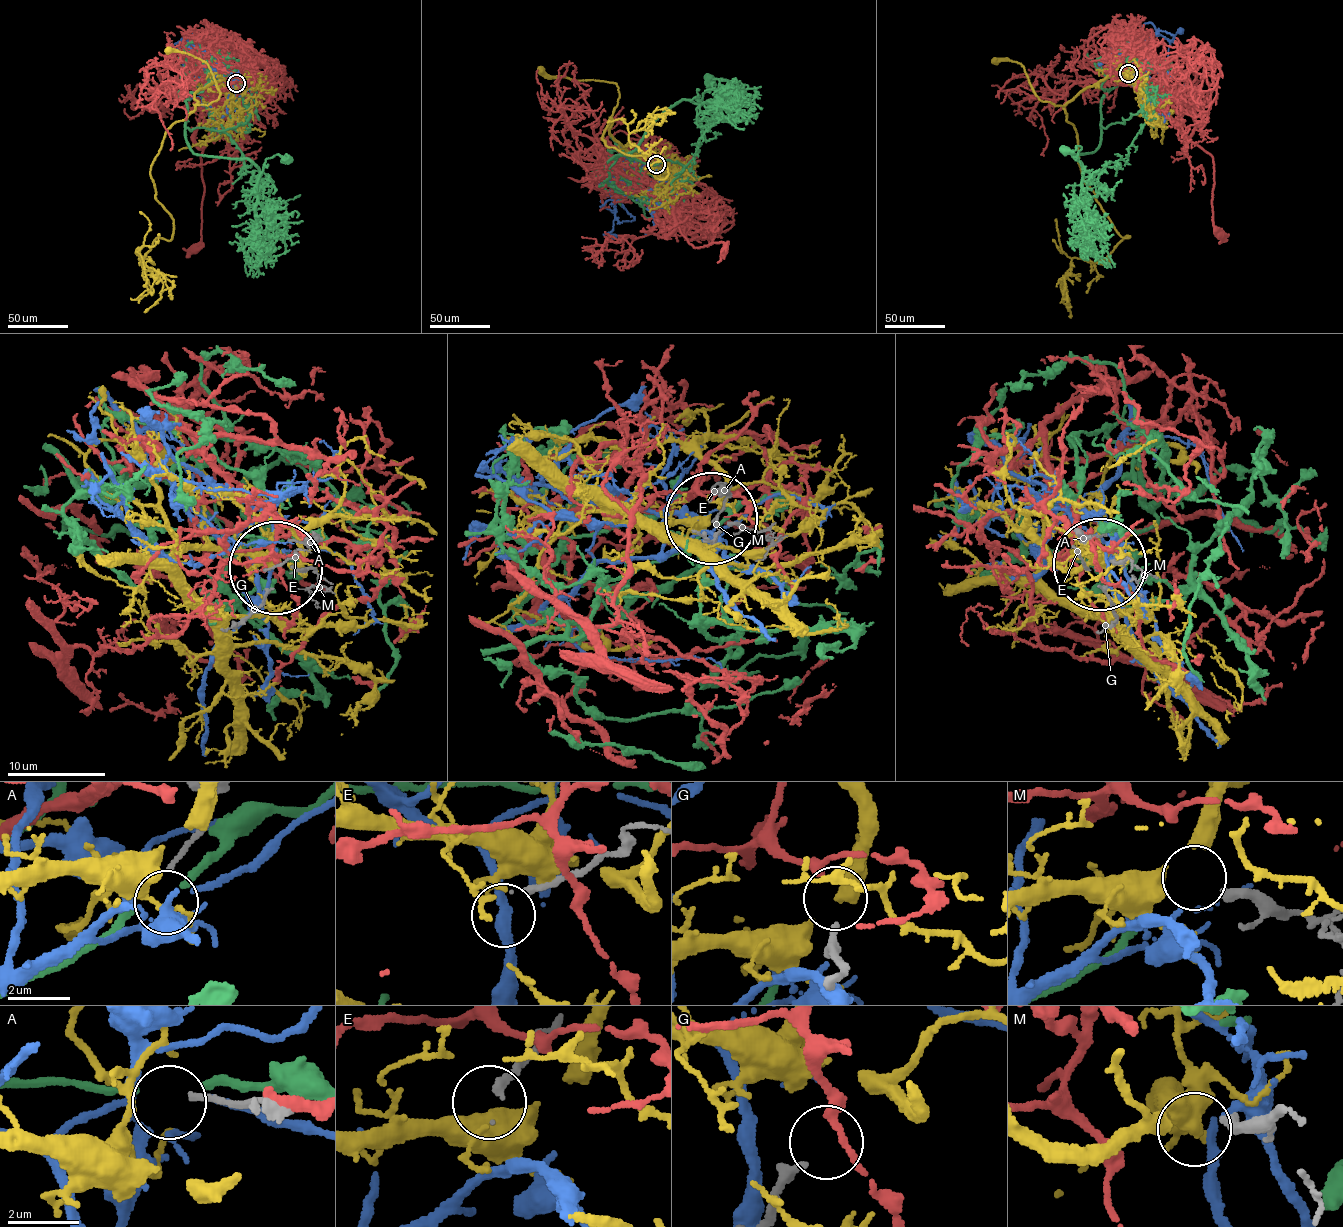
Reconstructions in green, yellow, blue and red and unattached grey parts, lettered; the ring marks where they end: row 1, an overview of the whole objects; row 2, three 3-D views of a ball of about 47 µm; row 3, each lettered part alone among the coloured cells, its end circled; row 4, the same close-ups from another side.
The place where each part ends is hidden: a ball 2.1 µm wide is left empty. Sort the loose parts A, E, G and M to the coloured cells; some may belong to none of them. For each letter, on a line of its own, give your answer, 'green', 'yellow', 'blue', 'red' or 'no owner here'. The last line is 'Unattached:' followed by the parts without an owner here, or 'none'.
A: no owner here
E: no owner here
G: red
M: yellow
Unattached: A, E

